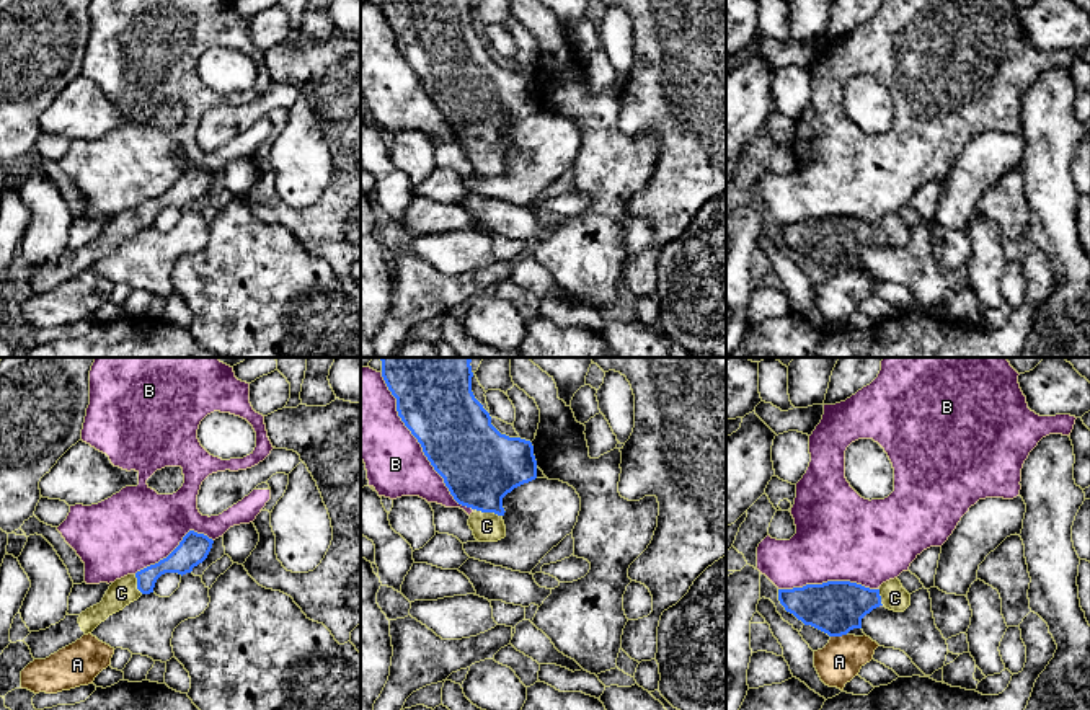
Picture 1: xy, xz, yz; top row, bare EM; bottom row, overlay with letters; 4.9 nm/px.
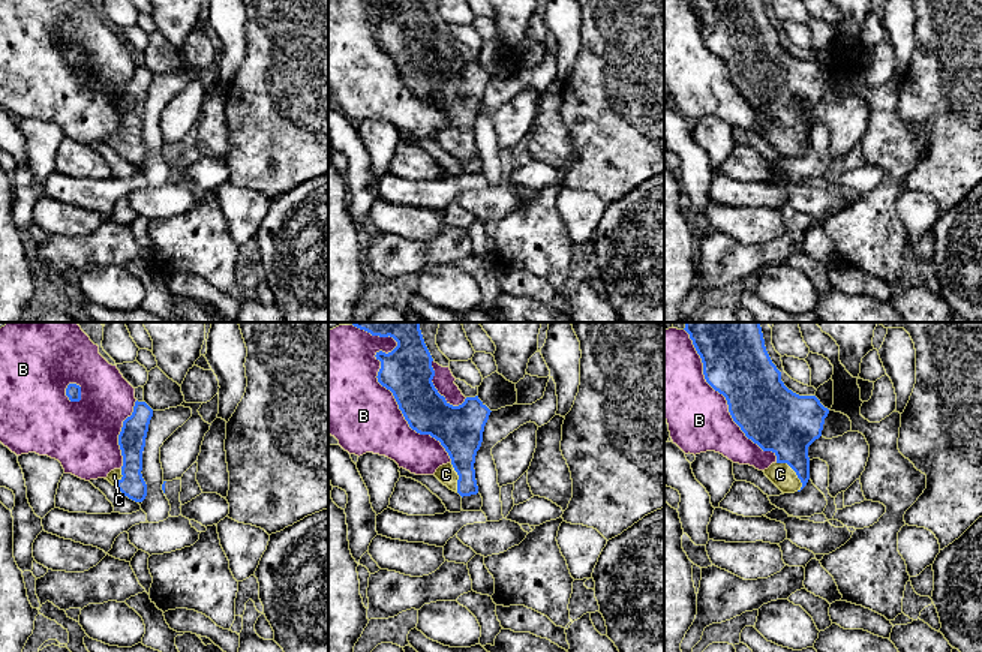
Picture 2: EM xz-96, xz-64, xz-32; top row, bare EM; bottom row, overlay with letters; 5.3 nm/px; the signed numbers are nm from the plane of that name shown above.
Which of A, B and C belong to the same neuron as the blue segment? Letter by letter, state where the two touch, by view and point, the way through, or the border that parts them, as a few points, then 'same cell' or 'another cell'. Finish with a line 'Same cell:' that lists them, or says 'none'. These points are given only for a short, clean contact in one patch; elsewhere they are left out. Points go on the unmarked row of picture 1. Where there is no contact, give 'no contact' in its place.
A: contact yz (837, 270); border yz (846, 268), (831, 271); another cell
B: contact xz (420, 77); another cell
C: contact xz (490, 146); same cell
Same cell: C

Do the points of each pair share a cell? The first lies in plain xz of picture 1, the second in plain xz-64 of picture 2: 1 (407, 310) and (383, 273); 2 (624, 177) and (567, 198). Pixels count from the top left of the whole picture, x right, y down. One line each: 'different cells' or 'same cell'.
1: same cell
2: different cells

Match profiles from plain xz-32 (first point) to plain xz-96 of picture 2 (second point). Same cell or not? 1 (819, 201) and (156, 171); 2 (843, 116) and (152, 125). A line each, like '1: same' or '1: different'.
1: different
2: different

